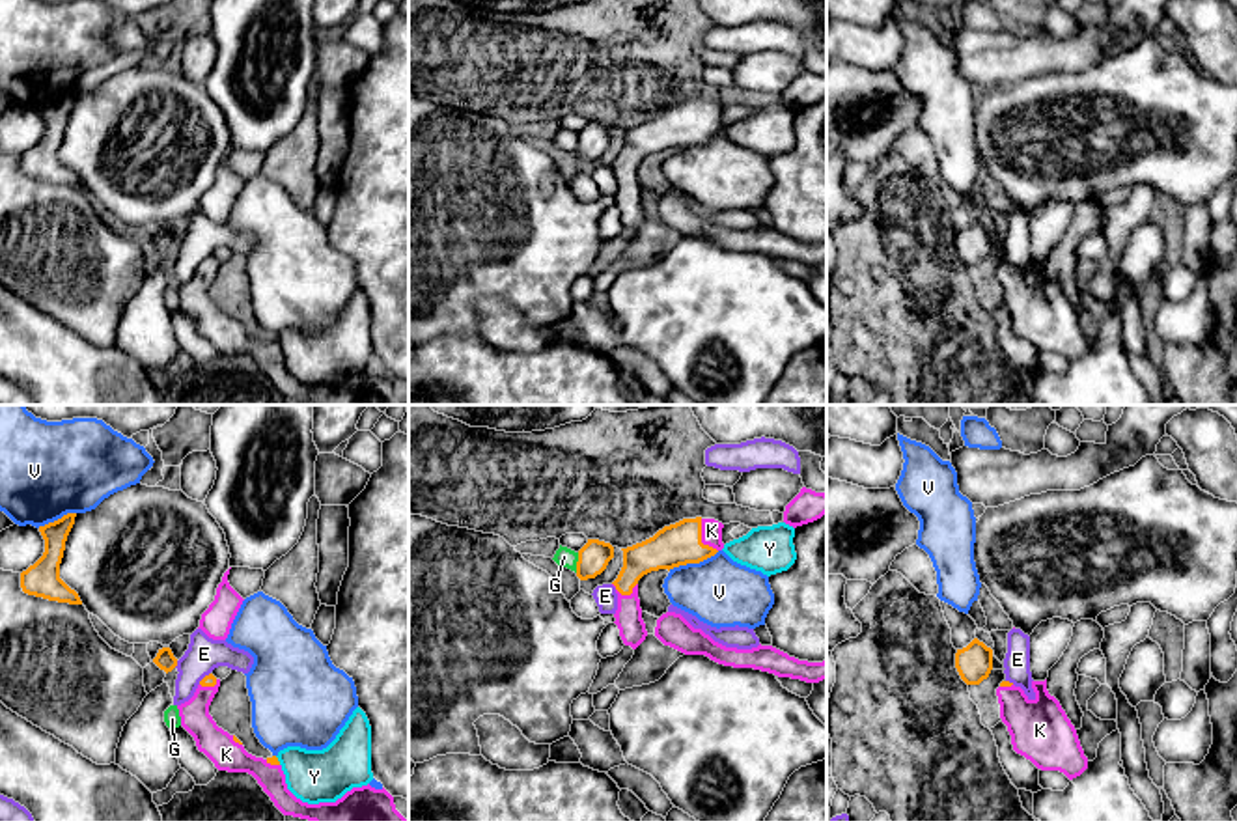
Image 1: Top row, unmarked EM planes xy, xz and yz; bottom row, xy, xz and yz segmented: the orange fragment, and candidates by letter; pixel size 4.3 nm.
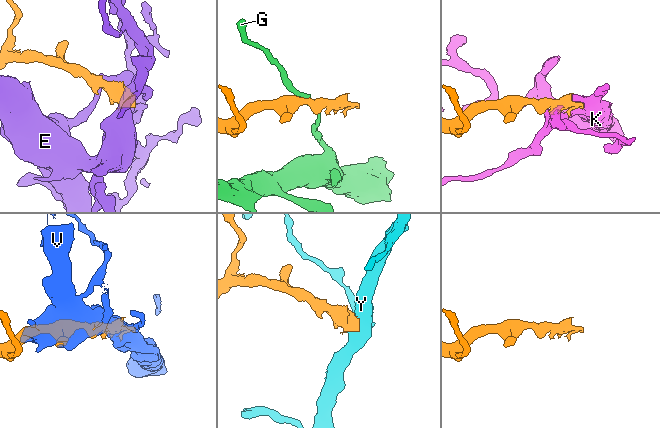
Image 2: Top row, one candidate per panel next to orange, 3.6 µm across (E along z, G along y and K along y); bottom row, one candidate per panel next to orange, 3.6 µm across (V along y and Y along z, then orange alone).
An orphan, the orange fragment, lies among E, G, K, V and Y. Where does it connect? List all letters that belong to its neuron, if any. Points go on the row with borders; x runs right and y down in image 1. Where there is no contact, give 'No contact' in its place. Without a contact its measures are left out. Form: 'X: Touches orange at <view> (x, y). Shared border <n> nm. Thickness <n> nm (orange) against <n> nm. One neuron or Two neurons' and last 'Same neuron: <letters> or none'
E: Touches orange at xy (176, 665). Shared border 40 nm. Thickness 90 nm (orange) against 150 nm. Two neurons
G: Touches orange at xz (577, 562). Shared border 90 nm. Thickness 140 nm (orange) against 90 nm. Two neurons
K: Touches orange at xz (700, 538). Shared border 160 nm. Thickness 180 nm (orange) against 100 nm. One neuron
V: Touches orange at xz (693, 562). Shared border 240 nm. Thickness 180 nm (orange) against 300 nm. Two neurons
Y: Touches orange at xy (277, 760). Shared border 50 nm. Thickness 40 nm (orange) against 220 nm. Two neurons
Same neuron: K

